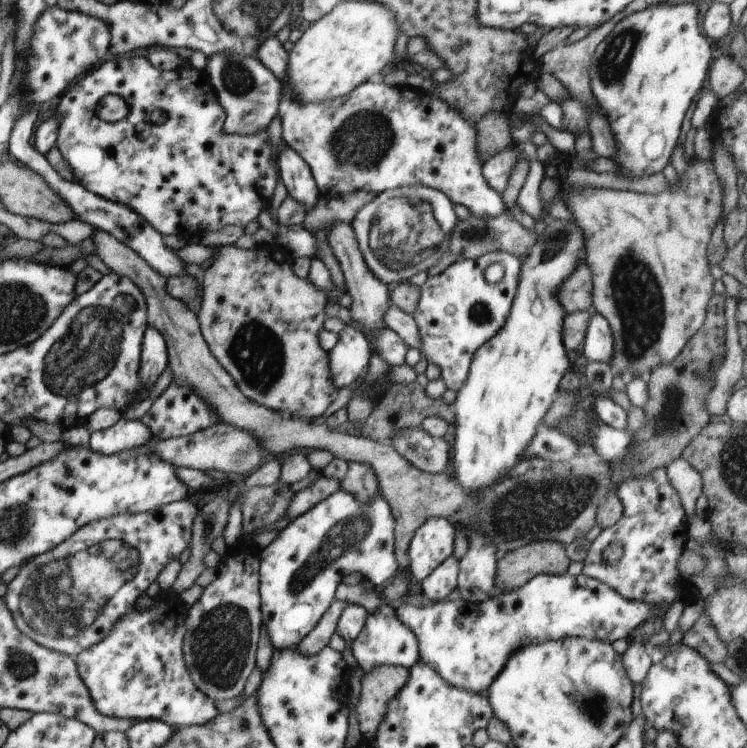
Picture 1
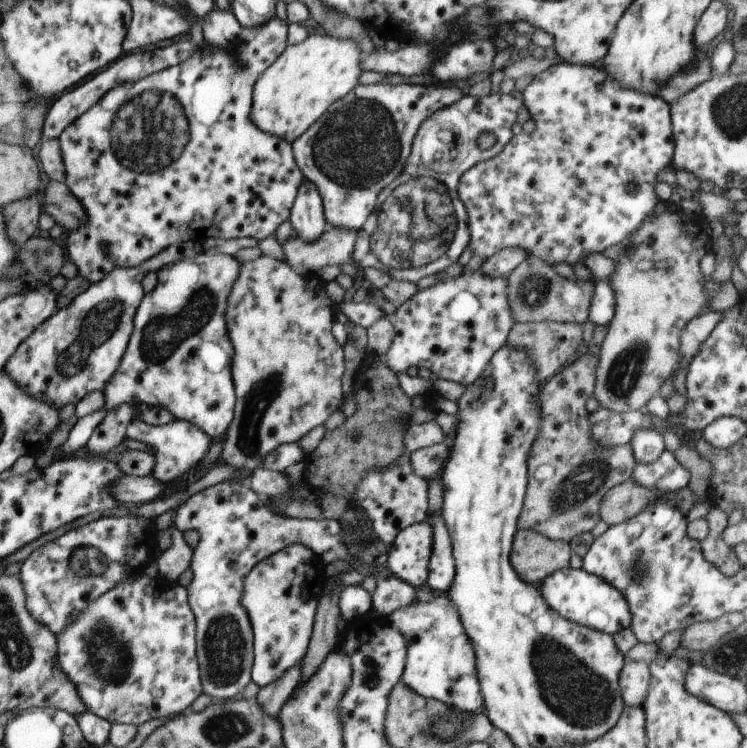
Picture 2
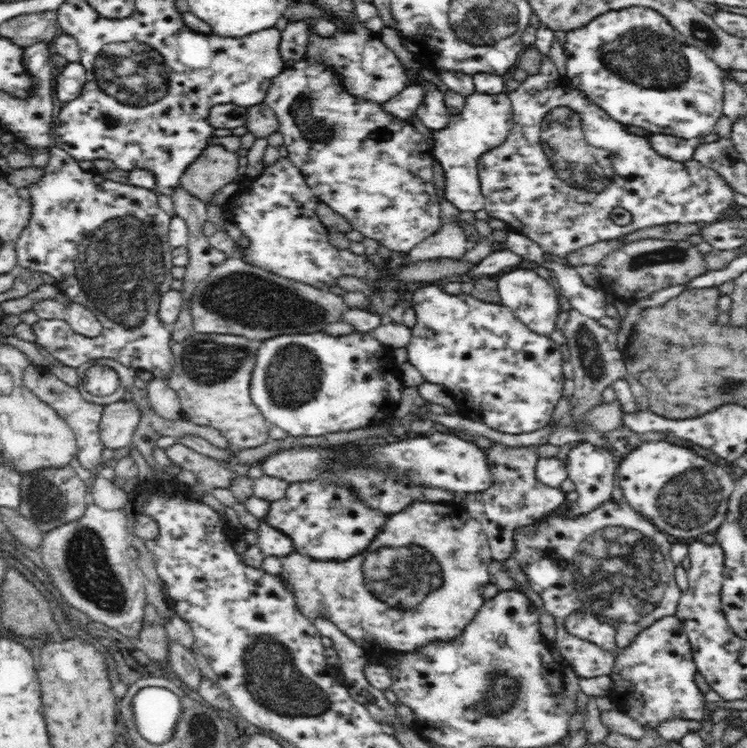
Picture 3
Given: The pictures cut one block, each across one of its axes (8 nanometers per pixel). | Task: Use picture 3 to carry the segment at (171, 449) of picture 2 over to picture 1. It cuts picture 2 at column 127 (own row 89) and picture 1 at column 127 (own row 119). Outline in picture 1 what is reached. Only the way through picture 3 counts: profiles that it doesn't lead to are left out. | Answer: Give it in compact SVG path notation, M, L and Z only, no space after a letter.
M122 417L111 428L92 432L87 445L93 452L112 455L134 449L138 444L146 444L152 438L150 428L141 420L128 421Z

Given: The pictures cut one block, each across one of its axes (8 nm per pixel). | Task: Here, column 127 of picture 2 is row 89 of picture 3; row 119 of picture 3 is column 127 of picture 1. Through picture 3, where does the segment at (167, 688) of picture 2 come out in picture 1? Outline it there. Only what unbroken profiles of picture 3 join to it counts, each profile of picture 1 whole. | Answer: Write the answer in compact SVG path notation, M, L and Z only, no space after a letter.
M172 588L164 590L164 596L159 595L154 599L154 605L148 610L132 610L128 614L124 614L122 618L117 619L114 623L114 626L110 628L108 636L94 644L88 649L82 650L76 658L74 658L76 664L78 664L78 672L80 679L83 680L84 684L87 686L89 691L89 696L92 698L94 707L100 714L113 717L116 719L127 719L128 721L150 721L158 720L168 724L172 729L178 730L182 727L195 726L195 725L204 725L206 722L209 722L211 719L214 719L219 712L217 711L216 701L212 700L205 693L199 690L195 685L195 680L189 671L188 666L185 664L184 652L183 652L183 643L185 640L185 635L187 632L187 617L188 617L188 606L181 600L180 595L176 595Z

